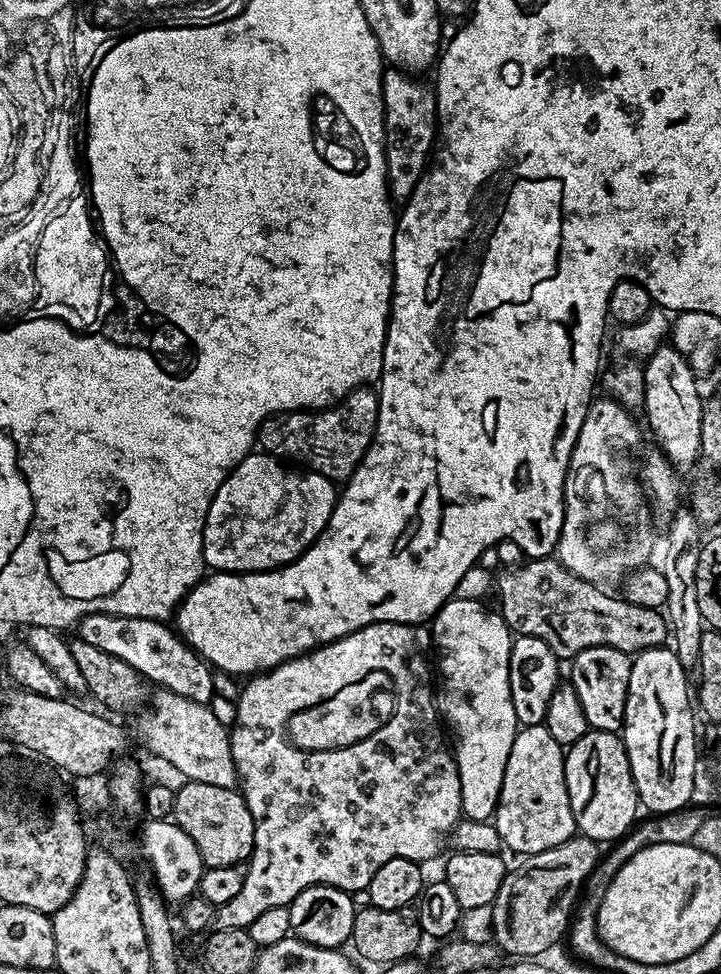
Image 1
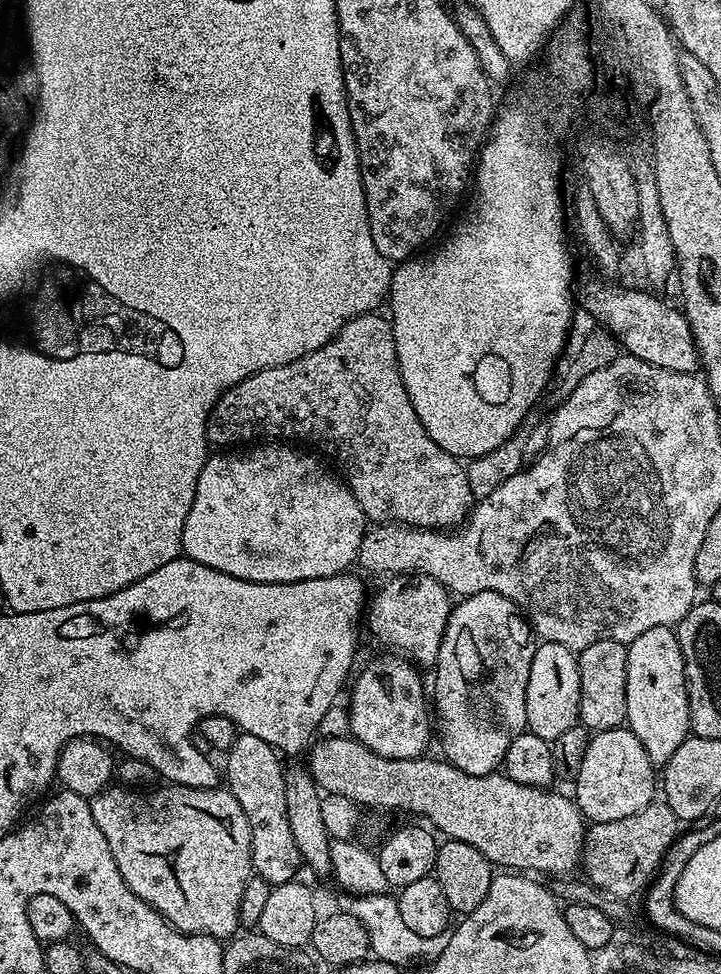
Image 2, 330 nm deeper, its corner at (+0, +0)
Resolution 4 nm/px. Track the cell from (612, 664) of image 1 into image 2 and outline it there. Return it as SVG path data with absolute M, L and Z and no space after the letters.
M613 640L594 642L578 653L580 675L580 718L579 723L589 733L605 732L619 728L626 720L626 674L628 673L627 647Z

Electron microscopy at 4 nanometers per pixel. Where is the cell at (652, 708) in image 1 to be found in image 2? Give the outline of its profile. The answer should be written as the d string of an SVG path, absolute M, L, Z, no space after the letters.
M654 626L654 630L646 630L646 634L638 634L628 650L628 673L626 674L626 726L642 742L642 750L650 758L654 766L663 766L670 762L674 750L682 746L682 742L690 735L688 723L688 683L684 677L684 659L678 646L678 638L672 628Z

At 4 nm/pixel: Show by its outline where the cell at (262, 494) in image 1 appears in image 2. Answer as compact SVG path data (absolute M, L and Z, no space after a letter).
M260 442L249 452L220 450L217 456L209 455L202 474L198 474L194 502L182 530L182 552L187 559L259 584L293 584L336 576L357 563L366 531L362 506L358 506L354 494L339 475L331 476L315 460L315 455L307 456L288 444L291 443Z

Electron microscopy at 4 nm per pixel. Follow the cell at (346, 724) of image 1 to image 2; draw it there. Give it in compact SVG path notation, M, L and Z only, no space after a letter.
M399 654L384 655L388 656L382 657L381 660L373 659L364 670L355 673L351 681L352 701L346 704L349 729L355 740L374 750L374 754L382 754L382 758L418 758L429 751L428 743L431 740L433 743L434 740L434 728L430 723L430 700L426 695L426 680L420 677L421 669L411 660Z

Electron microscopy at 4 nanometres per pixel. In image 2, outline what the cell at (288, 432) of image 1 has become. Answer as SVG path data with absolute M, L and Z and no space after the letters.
M375 311L364 312L353 320L347 320L342 326L342 330L338 330L336 337L330 342L326 342L326 346L322 346L289 364L274 366L256 372L253 376L247 376L245 380L223 392L212 408L212 412L208 415L208 443L212 446L240 446L243 440L253 439L252 441L255 441L257 438L292 438L288 436L297 436L298 439L313 444L317 448L317 450L315 449L317 453L325 452L340 467L338 469L339 475L354 494L358 506L362 506L364 515L369 521L407 524L410 528L455 529L468 519L474 507L474 497L471 494L466 467L457 457L450 455L446 450L442 450L442 446L438 446L438 442L434 442L434 438L430 438L430 434L426 434L426 426L422 426L418 414L414 414L414 406L410 402L410 394L406 394L406 386L402 382L402 374L398 366L392 321L387 315L376 315L380 314Z

